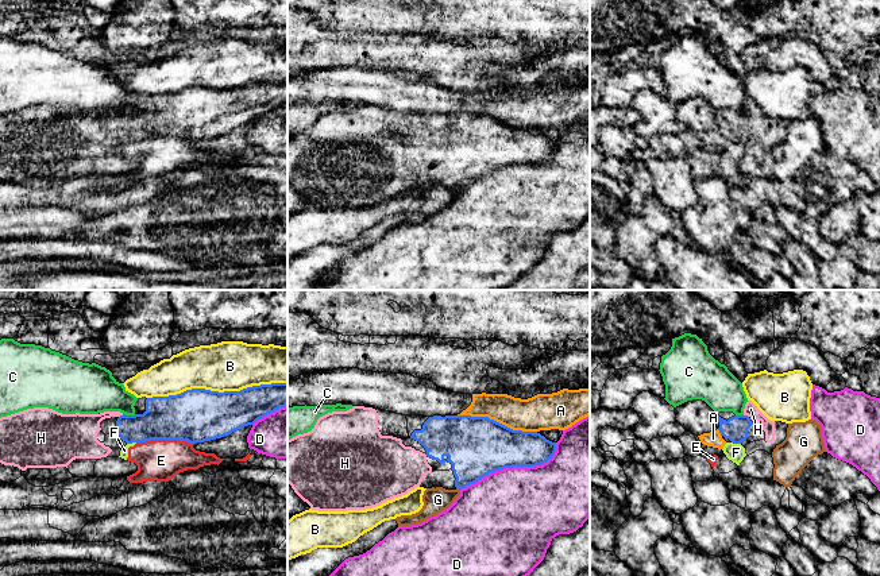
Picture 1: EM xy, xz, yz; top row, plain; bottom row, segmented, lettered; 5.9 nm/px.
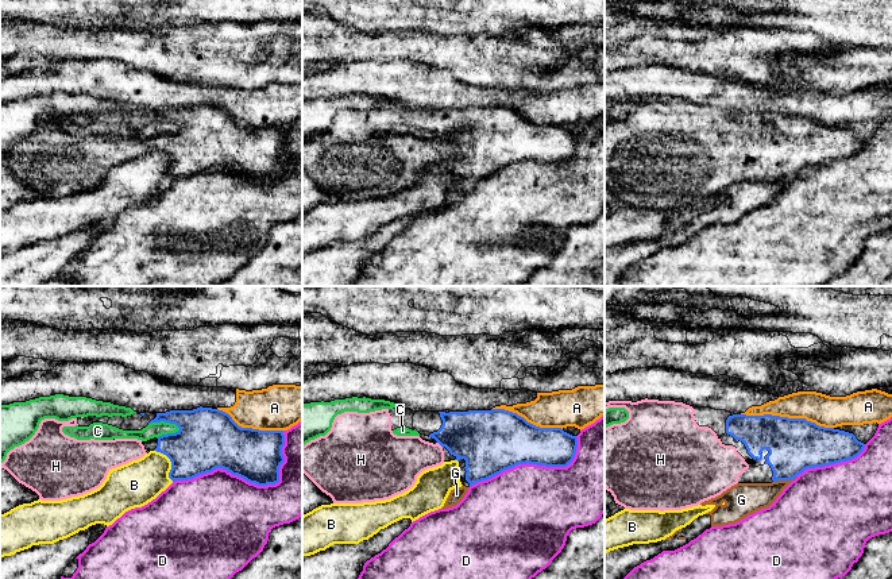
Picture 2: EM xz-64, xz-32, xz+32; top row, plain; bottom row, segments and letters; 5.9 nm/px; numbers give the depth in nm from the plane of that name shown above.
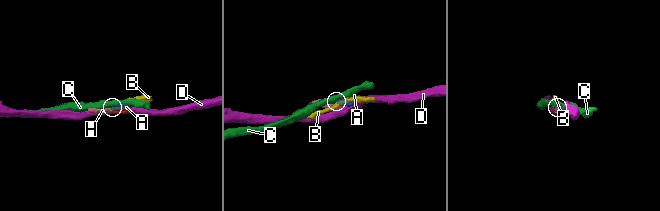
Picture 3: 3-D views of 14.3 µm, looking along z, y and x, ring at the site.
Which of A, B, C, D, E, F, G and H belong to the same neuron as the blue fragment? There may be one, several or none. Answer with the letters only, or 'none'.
H

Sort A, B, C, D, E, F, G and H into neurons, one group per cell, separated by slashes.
A / B / C / D / E F / G / H

